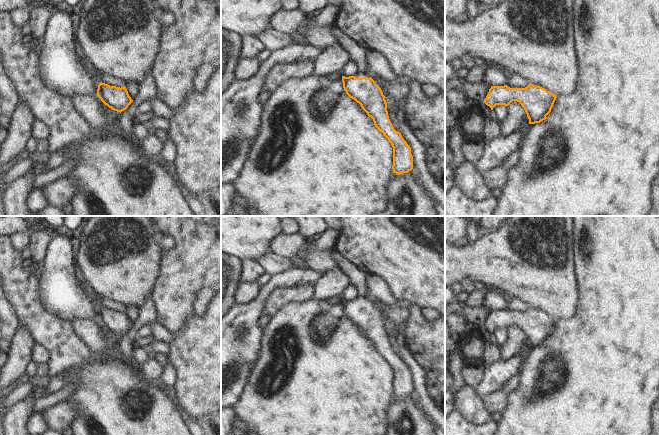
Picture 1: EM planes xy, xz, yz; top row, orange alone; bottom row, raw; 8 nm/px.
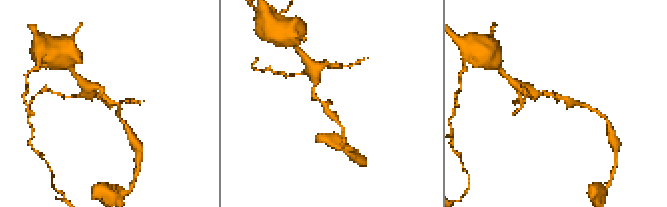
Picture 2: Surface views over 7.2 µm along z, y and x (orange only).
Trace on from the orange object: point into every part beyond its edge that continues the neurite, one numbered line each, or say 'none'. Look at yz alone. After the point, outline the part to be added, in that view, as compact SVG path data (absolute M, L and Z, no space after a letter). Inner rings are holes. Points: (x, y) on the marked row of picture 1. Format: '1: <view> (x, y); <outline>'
none

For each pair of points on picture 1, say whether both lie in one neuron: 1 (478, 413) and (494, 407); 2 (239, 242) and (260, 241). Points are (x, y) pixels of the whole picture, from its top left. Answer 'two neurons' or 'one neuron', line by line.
1: two neurons
2: one neuron

